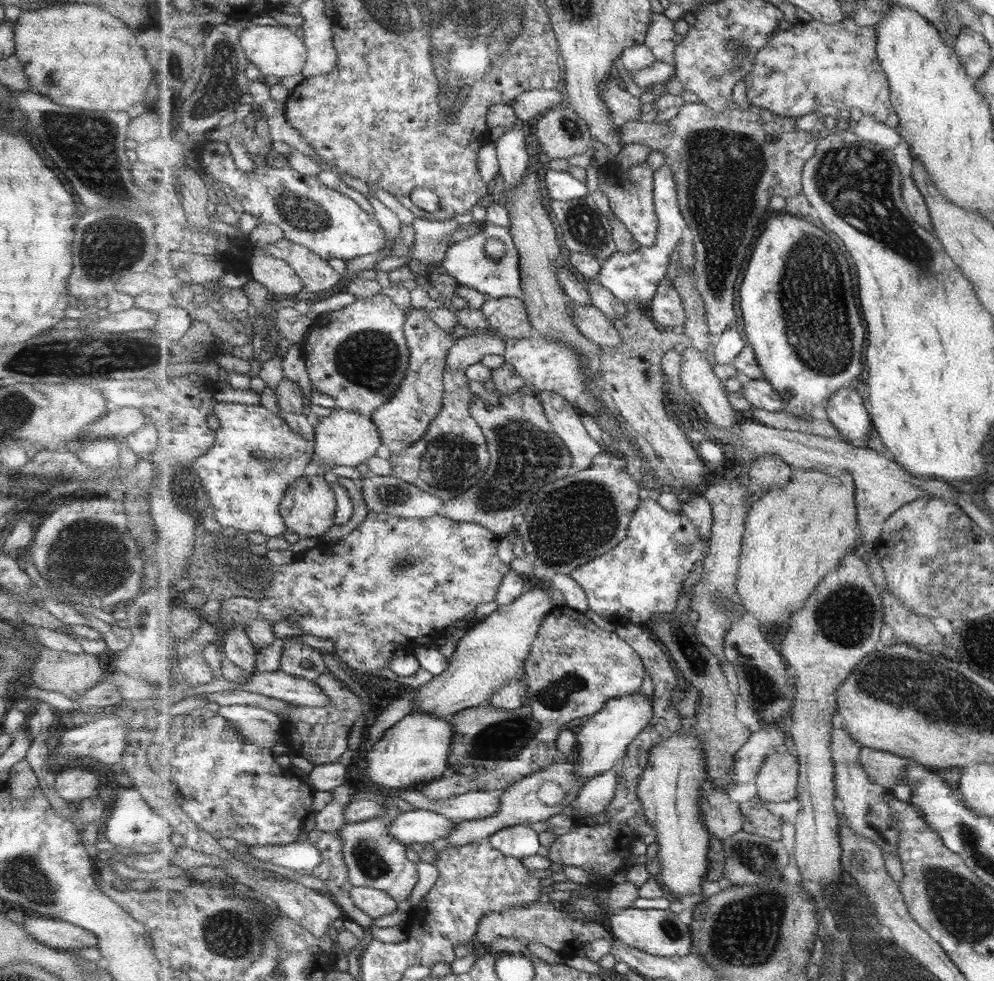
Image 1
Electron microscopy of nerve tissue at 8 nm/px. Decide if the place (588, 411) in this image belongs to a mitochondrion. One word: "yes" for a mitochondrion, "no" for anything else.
no

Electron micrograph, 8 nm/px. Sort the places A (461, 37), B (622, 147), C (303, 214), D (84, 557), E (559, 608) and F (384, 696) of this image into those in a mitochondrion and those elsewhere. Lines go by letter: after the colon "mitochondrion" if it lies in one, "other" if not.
A: mitochondrion
B: other
C: mitochondrion
D: mitochondrion
E: other
F: other

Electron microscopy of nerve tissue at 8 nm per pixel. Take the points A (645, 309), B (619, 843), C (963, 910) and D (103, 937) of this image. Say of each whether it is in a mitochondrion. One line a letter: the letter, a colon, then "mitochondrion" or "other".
A: other
B: other
C: mitochondrion
D: other

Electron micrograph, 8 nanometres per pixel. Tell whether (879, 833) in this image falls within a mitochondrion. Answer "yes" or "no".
no

